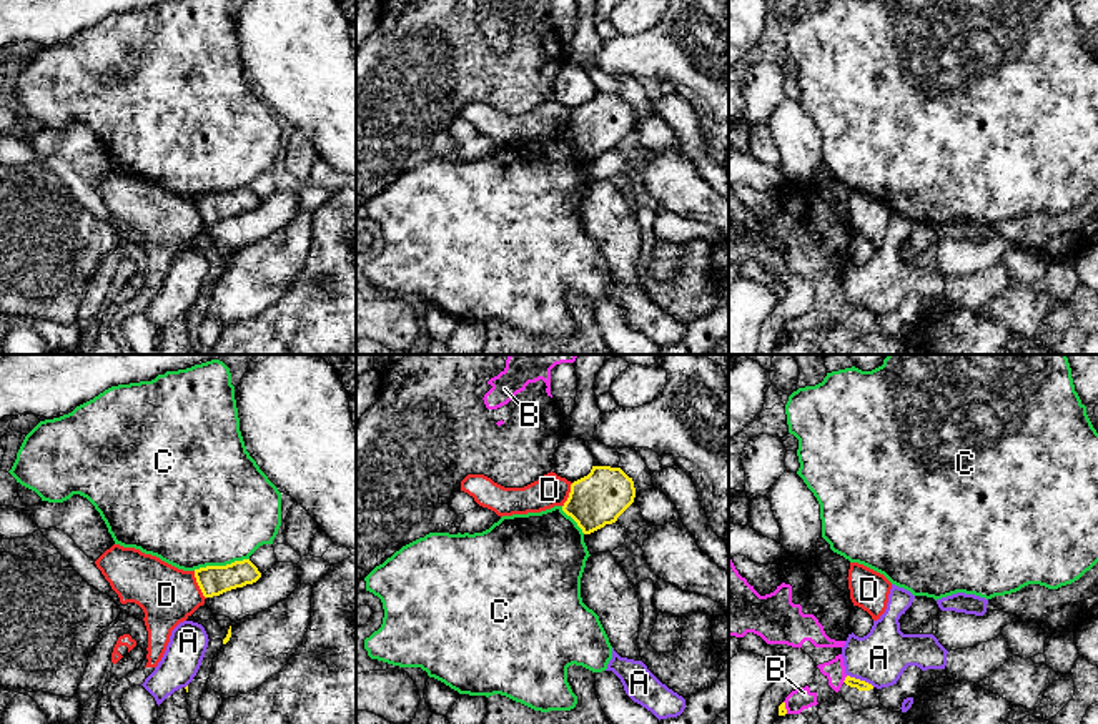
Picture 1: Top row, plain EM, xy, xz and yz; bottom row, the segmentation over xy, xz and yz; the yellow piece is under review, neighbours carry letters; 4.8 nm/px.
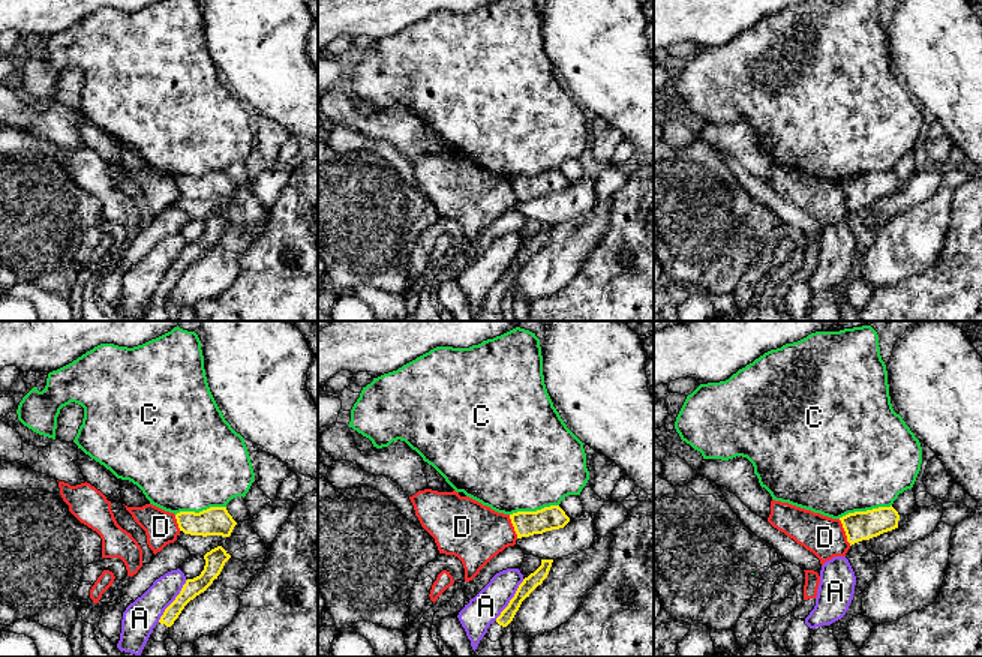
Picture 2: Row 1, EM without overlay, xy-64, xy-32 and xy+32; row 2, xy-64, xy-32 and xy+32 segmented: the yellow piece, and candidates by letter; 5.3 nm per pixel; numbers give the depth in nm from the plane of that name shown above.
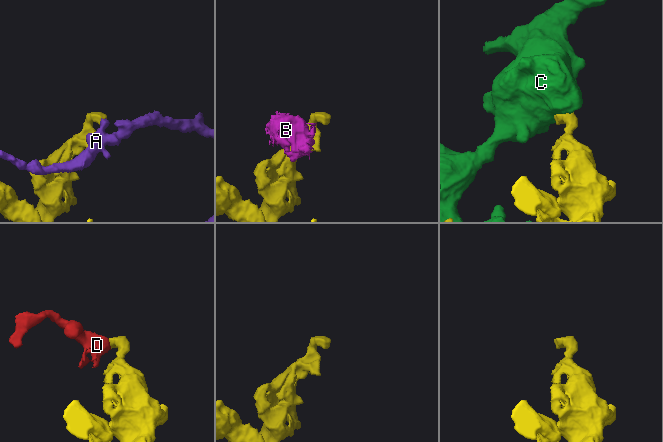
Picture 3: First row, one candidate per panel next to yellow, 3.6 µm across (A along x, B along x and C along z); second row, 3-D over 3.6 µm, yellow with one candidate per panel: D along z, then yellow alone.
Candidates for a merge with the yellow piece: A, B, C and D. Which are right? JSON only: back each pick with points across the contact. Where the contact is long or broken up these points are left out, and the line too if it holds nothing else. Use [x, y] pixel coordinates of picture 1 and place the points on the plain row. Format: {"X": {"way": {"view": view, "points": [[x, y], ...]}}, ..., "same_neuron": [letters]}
{"same_neuron": []}

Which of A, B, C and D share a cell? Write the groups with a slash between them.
A / B / C / D

